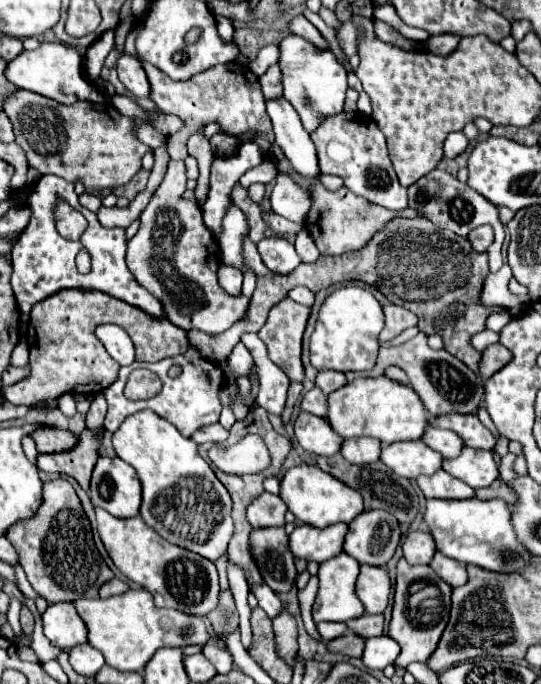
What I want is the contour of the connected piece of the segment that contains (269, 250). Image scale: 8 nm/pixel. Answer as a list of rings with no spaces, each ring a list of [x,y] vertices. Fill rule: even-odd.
[[[283,236],[263,238],[257,244],[257,248],[259,248],[263,262],[275,274],[289,274],[291,270],[295,270],[301,264],[301,258],[295,252],[295,246],[291,242],[287,242],[287,238],[283,238]]]

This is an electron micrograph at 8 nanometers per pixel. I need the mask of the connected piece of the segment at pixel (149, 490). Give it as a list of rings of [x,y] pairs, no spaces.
[[[141,410],[123,420],[113,434],[113,446],[117,456],[135,468],[143,484],[143,522],[171,544],[217,562],[227,552],[233,534],[231,496],[211,466],[199,456],[197,444],[183,438],[171,422],[153,410]]]

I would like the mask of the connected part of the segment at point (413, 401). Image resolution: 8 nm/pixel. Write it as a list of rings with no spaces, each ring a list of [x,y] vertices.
[[[387,376],[357,378],[343,388],[329,394],[329,424],[343,438],[371,436],[383,444],[399,440],[421,440],[427,428],[427,410],[421,398],[409,386],[395,382]]]

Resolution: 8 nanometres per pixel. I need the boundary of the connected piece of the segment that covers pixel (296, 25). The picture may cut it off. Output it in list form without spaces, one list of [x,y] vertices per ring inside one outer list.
[[[295,16],[295,18],[289,22],[289,32],[303,36],[305,40],[313,42],[313,44],[319,46],[319,48],[327,48],[327,42],[323,40],[323,36],[317,32],[317,28],[315,28],[305,16]]]

